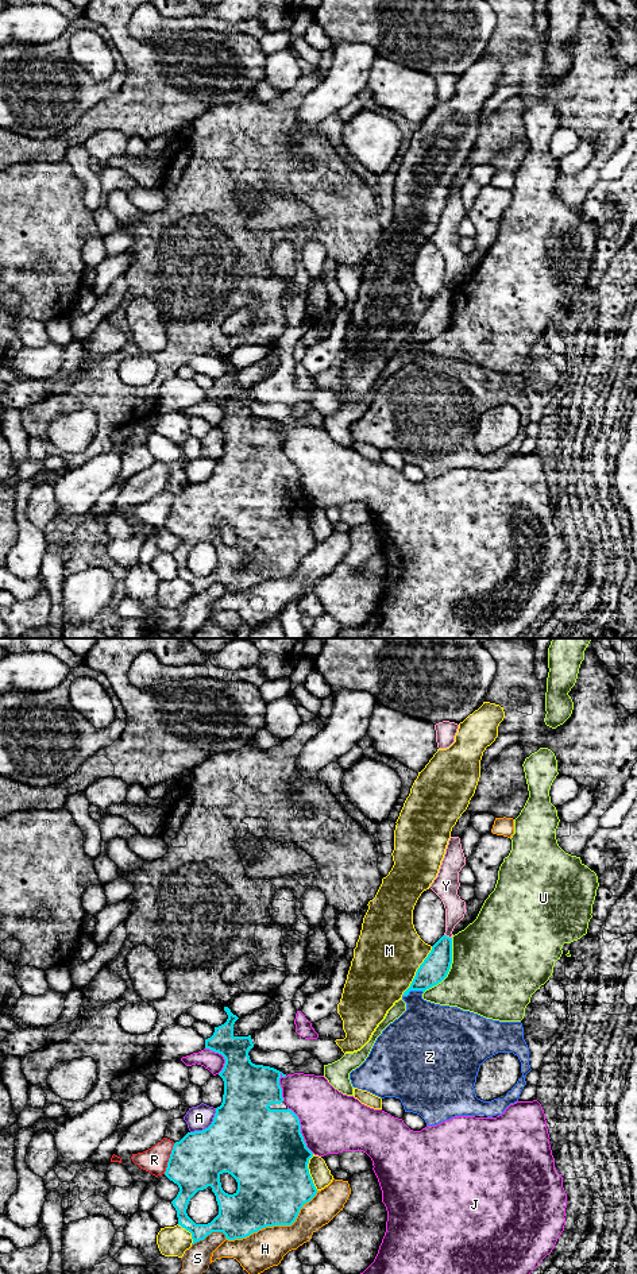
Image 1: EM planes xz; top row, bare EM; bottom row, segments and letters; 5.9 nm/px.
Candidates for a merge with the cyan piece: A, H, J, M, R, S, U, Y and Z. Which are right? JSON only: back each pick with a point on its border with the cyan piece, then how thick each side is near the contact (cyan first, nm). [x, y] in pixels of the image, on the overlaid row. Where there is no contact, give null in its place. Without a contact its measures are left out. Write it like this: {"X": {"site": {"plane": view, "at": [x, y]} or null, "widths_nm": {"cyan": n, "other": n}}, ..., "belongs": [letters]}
{"Y": {"site": {"plane": "xz", "at": [448, 937]}, "widths_nm": {"cyan": 160, "other": 130}}, "belongs": ["Y"]}

